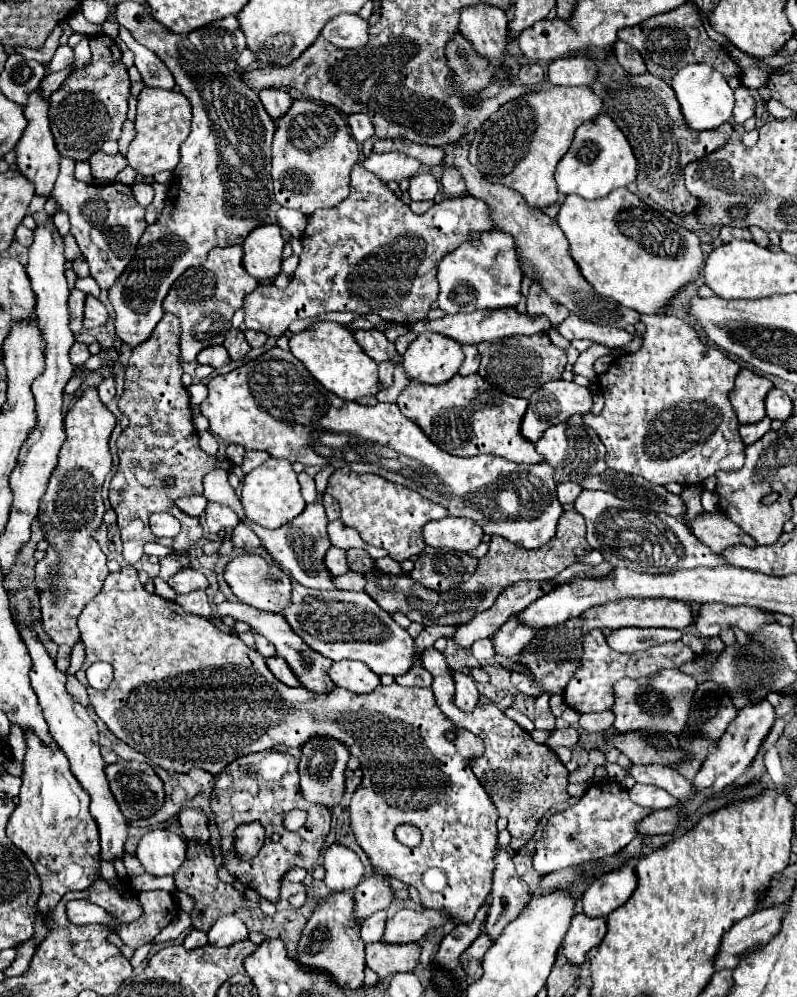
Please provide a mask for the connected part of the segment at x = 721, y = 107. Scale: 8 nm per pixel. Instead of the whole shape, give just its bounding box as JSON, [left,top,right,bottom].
[671,63,735,131]

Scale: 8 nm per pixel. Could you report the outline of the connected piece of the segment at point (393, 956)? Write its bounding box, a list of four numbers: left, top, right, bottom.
[365,941,421,979]

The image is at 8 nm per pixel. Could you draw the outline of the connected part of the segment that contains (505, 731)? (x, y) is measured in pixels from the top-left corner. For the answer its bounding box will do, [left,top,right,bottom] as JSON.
[421,647,571,853]

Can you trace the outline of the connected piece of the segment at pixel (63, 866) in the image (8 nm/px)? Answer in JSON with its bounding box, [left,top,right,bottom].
[7,731,101,945]

